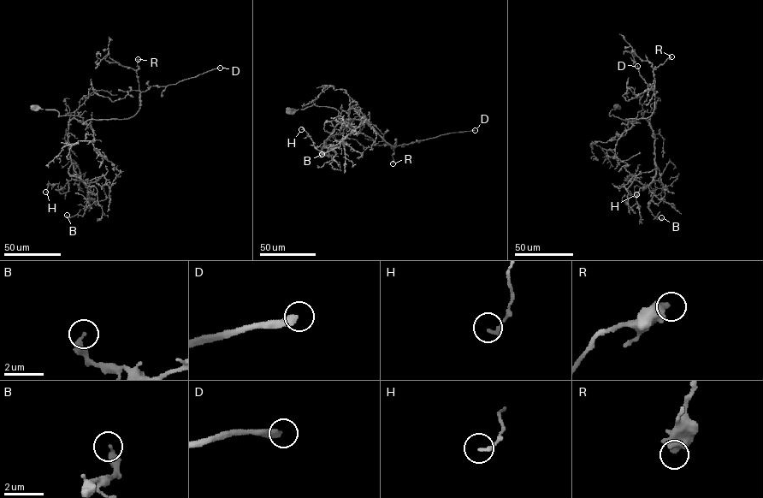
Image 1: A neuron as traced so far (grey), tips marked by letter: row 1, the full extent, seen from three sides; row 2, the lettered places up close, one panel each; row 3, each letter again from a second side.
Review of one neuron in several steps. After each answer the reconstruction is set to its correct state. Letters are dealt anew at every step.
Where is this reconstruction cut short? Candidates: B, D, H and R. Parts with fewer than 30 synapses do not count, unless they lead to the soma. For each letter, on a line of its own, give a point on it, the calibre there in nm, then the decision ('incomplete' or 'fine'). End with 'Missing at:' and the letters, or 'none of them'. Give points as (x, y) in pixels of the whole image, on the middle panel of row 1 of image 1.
B: at (322, 154); 320 nm thick; fine
D: at (475, 130); 360 nm thick; incomplete
H: at (301, 129); 180 nm thick; fine
R: at (393, 163); 500 nm thick; fine
Missing at: D

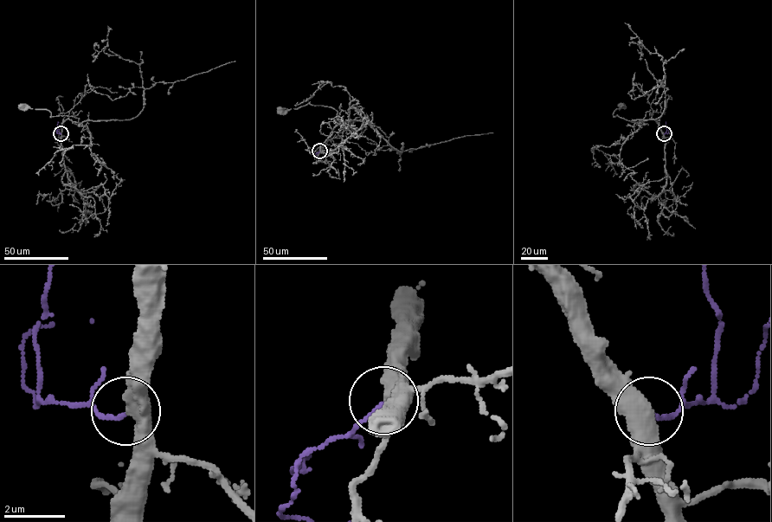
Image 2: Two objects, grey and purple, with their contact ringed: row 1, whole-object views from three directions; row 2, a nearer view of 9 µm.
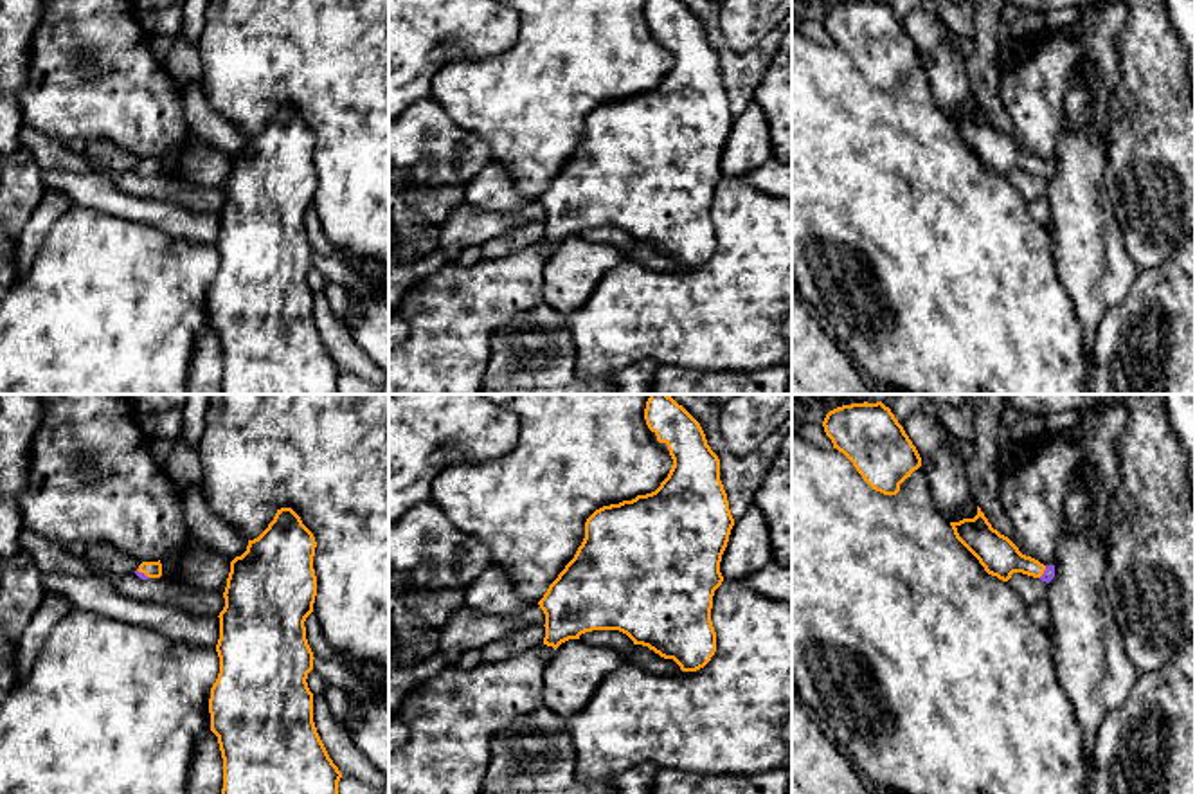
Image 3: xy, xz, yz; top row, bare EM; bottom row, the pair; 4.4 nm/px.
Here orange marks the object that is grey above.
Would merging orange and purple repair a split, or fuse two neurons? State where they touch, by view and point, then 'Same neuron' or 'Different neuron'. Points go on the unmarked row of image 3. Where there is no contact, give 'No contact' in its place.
Touches orange at yz (1044, 166). Same neuron

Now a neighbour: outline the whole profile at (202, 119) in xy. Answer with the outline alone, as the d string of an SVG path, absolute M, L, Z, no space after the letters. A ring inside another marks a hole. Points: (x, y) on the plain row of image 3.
M200 81L187 83L180 88L185 106L185 121L189 130L205 142L232 158L247 148L248 139L243 131L225 121L207 101Z

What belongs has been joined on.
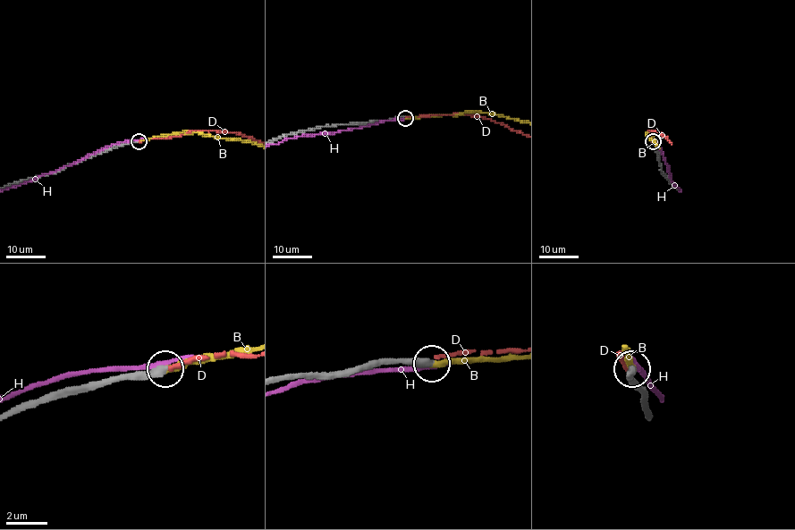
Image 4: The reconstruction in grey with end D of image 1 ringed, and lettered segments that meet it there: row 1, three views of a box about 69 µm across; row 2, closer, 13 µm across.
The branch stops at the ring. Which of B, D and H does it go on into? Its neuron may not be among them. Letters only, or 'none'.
B

